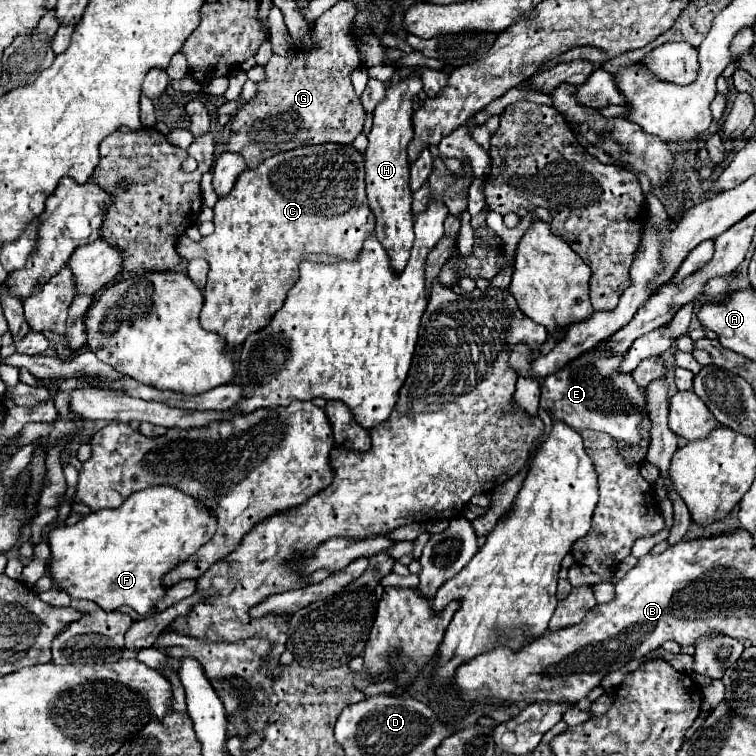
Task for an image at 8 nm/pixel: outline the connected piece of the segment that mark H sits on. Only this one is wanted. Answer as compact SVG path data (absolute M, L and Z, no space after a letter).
M416 73L400 83L392 83L386 89L386 99L374 111L374 125L368 135L368 149L364 153L366 165L366 193L370 209L376 217L376 239L384 245L392 269L402 271L414 241L414 215L412 215L412 191L408 185L410 165L406 147L412 141L412 99L422 91L422 81Z

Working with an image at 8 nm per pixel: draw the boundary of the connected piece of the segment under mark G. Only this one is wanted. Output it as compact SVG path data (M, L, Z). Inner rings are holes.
M338 1L314 23L314 39L320 43L314 51L294 53L292 57L272 55L264 67L266 81L258 83L256 99L244 103L232 119L226 151L240 153L248 169L256 169L264 159L304 145L352 143L364 127L366 115L356 97L350 75L360 65L356 41L350 37L350 25L356 15L352 1Z

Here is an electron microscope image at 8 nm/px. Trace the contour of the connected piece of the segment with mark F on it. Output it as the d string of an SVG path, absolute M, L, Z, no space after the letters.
M148 487L128 497L118 509L100 509L76 525L52 529L48 535L50 579L72 599L94 601L104 611L128 605L144 617L166 593L162 577L206 545L214 531L216 519L194 497L174 487Z

